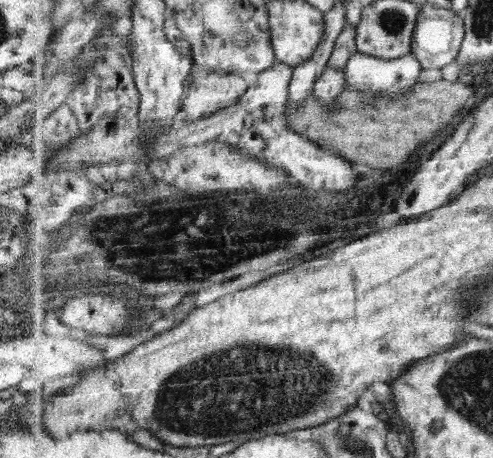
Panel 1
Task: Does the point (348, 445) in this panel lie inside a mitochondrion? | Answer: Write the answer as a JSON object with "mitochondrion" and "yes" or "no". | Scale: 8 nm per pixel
{"mitochondrion":"yes"}

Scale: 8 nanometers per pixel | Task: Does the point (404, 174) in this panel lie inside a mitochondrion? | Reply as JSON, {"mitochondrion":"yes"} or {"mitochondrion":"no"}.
{"mitochondrion":"no"}

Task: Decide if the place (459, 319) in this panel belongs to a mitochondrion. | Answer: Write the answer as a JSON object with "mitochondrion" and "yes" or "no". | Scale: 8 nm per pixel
{"mitochondrion":"no"}

